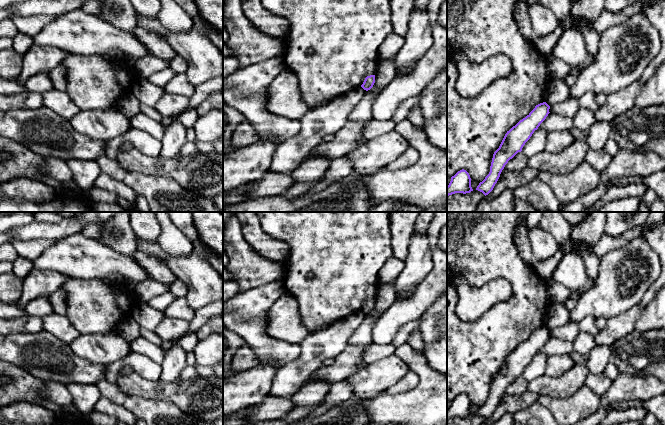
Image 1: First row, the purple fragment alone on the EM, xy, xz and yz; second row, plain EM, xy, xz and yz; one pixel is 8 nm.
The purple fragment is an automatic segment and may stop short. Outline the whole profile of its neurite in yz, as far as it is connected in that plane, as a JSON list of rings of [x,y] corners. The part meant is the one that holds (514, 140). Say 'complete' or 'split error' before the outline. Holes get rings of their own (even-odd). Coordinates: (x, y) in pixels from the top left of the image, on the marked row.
complete; [[[546,102],[536,105],[525,118],[507,131],[499,148],[493,154],[489,174],[479,183],[476,190],[485,196],[493,190],[505,165],[522,151],[525,143],[550,113],[549,109],[550,106]]]

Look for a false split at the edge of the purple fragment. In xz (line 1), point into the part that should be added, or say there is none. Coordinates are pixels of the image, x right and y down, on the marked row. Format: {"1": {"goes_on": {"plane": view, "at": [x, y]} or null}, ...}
{"1": {"goes_on": null}}

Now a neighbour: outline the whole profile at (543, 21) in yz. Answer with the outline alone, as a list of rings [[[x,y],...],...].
[[[536,2],[528,4],[531,26],[538,38],[548,35],[559,27],[555,14],[547,7]]]

